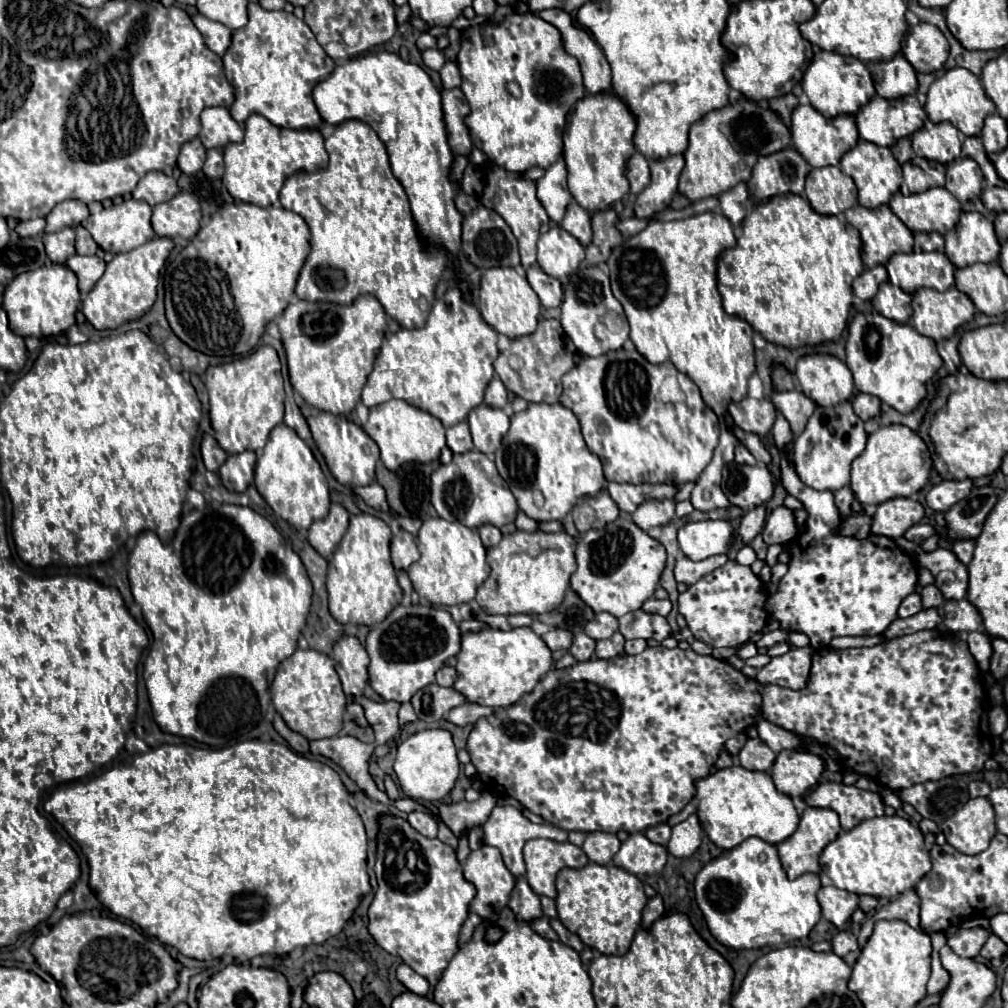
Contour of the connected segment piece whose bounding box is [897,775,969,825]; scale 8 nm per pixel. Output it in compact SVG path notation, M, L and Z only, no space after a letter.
M955 775L901 789L897 795L901 801L911 803L919 815L937 825L947 821L961 805L965 805L965 801L969 801L967 783Z

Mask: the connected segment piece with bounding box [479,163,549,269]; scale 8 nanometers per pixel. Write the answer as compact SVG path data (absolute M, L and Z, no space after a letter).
M495 163L485 165L485 187L483 193L479 195L479 203L487 209L497 211L507 225L511 227L513 235L519 241L519 251L521 251L521 265L527 269L529 265L535 263L535 245L537 245L537 237L539 237L539 229L543 223L549 221L547 211L543 209L541 201L537 199L537 189L535 189L535 181L523 177L523 173L509 173L503 167L497 167Z

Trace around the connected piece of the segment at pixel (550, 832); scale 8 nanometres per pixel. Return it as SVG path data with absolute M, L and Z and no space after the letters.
M505 805L505 807L495 807L493 813L489 815L487 823L483 825L483 831L485 831L485 837L483 841L487 845L493 845L501 851L503 855L503 861L507 865L507 869L515 875L515 877L523 877L525 875L525 861L523 861L523 845L529 841L529 839L535 839L535 837L545 837L545 839L553 839L553 841L567 841L567 831L555 827L555 825L549 825L549 823L531 823L527 817L521 815L519 809L511 807L511 805Z

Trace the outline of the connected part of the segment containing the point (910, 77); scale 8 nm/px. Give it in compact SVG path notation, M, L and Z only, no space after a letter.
M897 53L889 61L879 61L869 65L875 91L885 99L899 99L905 95L913 95L917 91L917 75L909 61Z

